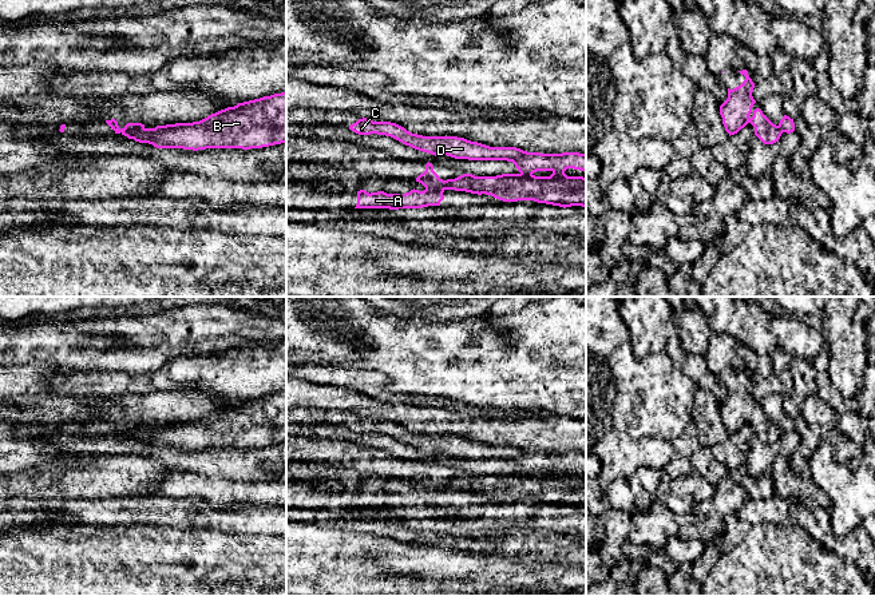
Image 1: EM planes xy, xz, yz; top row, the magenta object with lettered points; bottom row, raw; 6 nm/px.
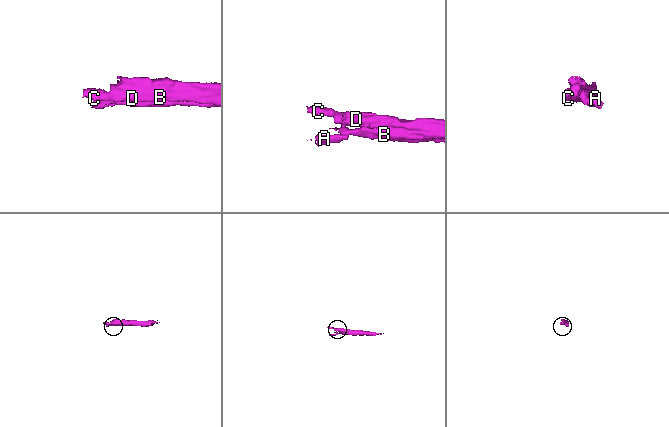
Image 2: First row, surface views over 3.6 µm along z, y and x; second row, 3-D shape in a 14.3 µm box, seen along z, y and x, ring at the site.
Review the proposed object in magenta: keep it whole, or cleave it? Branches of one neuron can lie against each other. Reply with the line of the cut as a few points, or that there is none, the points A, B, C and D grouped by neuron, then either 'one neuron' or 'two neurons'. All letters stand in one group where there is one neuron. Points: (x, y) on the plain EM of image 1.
cut in xy along (143, 425), (121, 430); A / B C D; two neurons

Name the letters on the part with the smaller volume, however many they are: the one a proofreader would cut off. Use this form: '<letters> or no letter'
A

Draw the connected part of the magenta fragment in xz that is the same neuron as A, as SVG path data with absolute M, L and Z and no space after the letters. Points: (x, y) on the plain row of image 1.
M411 489L403 494L387 493L384 490L367 492L357 490L357 504L355 508L421 508L428 505L440 505L444 498L443 489Z

